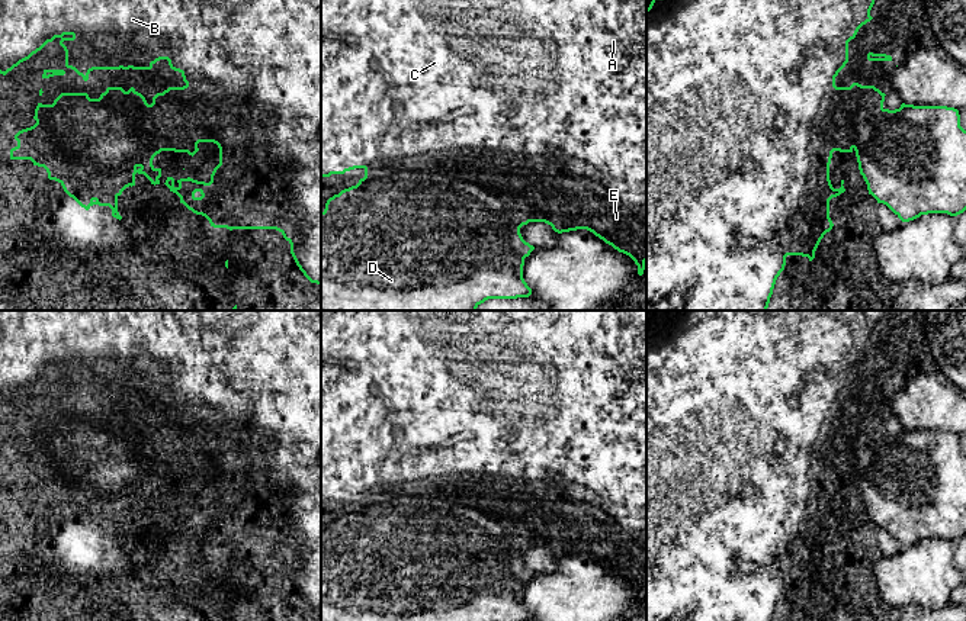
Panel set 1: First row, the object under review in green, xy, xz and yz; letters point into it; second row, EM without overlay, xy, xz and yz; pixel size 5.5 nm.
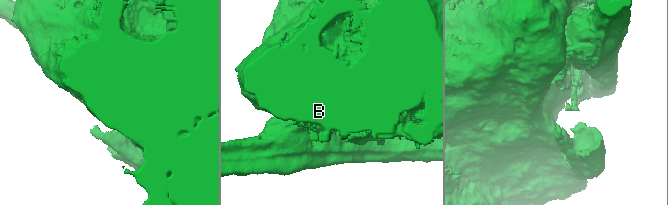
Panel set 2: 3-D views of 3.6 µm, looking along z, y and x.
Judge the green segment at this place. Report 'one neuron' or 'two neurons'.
two neurons

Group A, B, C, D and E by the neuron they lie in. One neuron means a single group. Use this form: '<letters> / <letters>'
A B C E / D

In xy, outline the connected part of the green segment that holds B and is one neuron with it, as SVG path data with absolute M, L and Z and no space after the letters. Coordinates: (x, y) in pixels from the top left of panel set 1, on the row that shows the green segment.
M0 0L0 74L6 75L48 42L64 35L96 44L107 64L115 54L116 65L122 70L131 68L131 52L137 48L147 49L148 70L153 68L153 55L158 61L167 59L170 68L179 71L186 84L176 87L170 103L174 132L161 138L160 149L187 152L193 157L199 151L199 142L214 142L219 148L219 164L214 168L209 183L187 177L177 180L176 187L176 180L167 177L164 184L180 197L180 203L205 216L214 228L279 231L291 244L291 254L304 276L321 286L321 0Z

